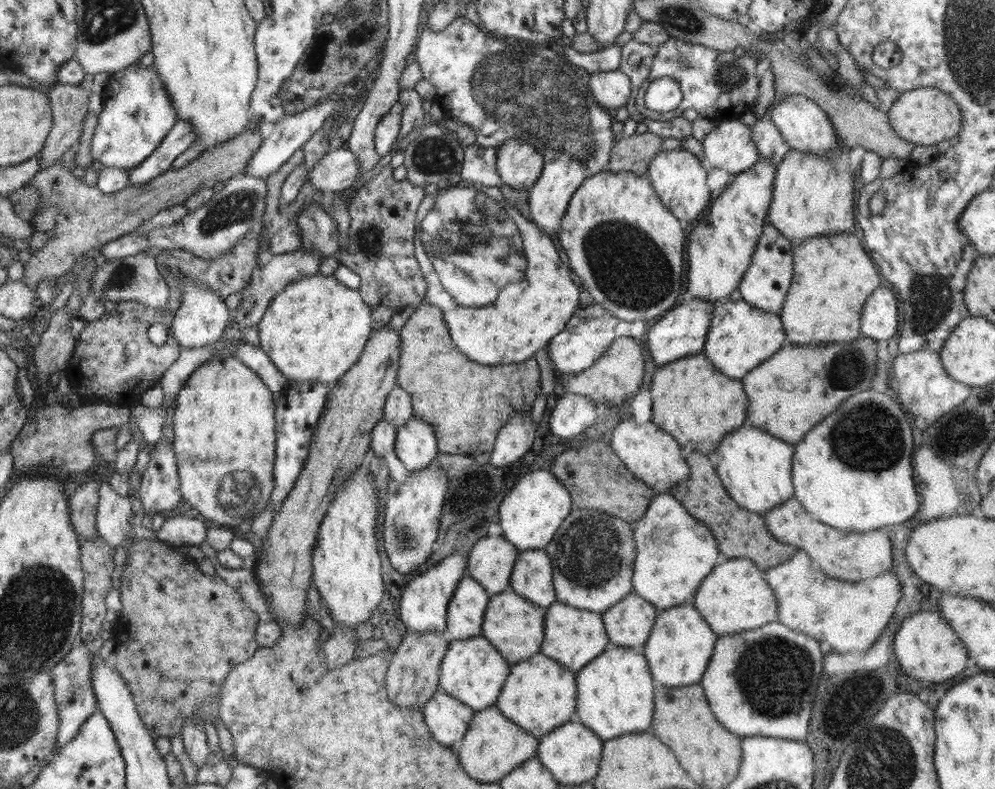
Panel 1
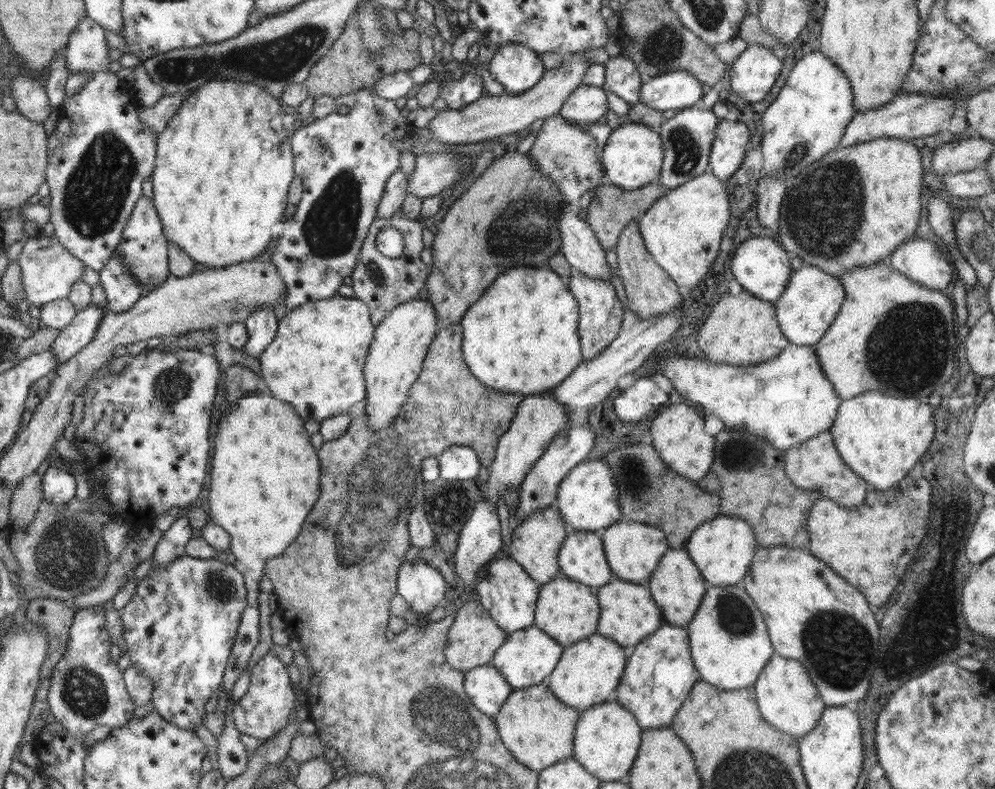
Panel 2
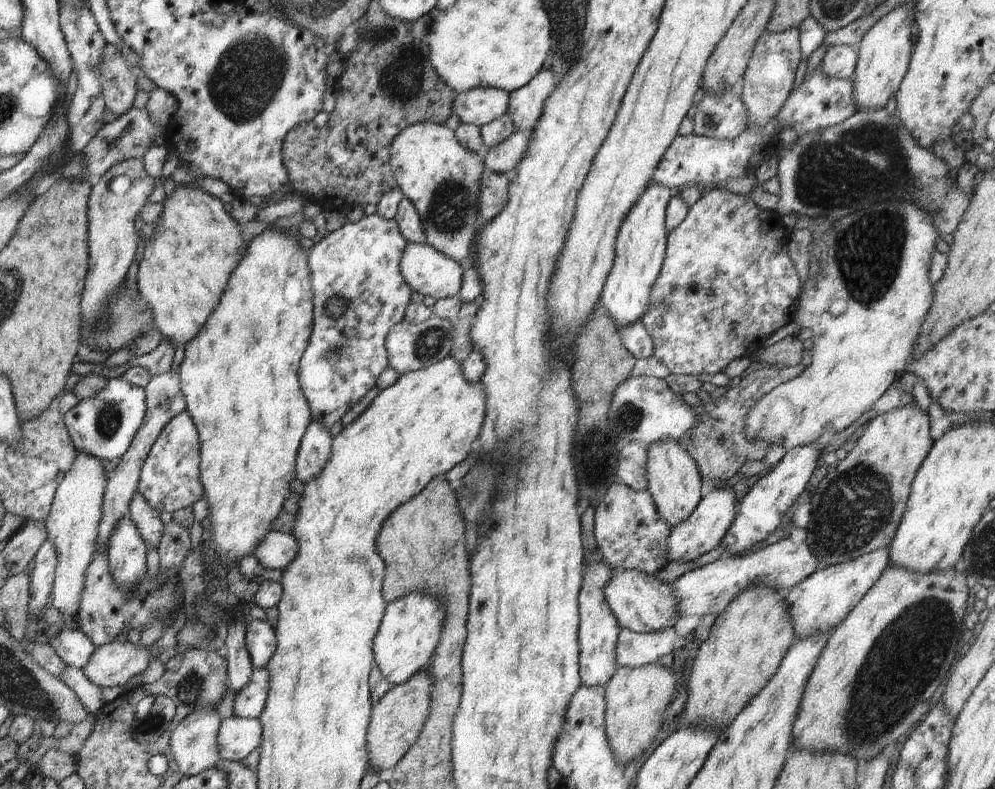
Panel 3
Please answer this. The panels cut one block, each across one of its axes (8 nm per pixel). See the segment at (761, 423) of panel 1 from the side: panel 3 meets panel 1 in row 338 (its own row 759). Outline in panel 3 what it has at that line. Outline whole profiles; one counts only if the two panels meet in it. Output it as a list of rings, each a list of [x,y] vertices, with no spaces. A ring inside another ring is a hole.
[[[889,564],[851,614],[830,633],[802,694],[802,704],[792,730],[792,749],[818,752],[824,748],[830,752],[846,752],[862,763],[898,742],[910,726],[930,713],[946,686],[948,670],[956,658],[960,634],[964,632],[970,590],[965,575],[960,567],[918,574]]]

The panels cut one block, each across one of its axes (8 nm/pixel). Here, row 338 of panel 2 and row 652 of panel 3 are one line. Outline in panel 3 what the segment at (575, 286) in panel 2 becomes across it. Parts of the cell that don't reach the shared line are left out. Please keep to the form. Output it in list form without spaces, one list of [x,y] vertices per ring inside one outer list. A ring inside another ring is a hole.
[[[597,551],[592,552],[592,556],[588,558],[588,562],[584,566],[582,587],[578,598],[579,676],[582,680],[581,684],[584,686],[590,686],[590,688],[600,686],[602,688],[618,668],[616,665],[616,644],[618,644],[621,627],[604,598],[604,586],[608,584],[610,576],[612,576],[611,567],[602,560],[602,556]]]

